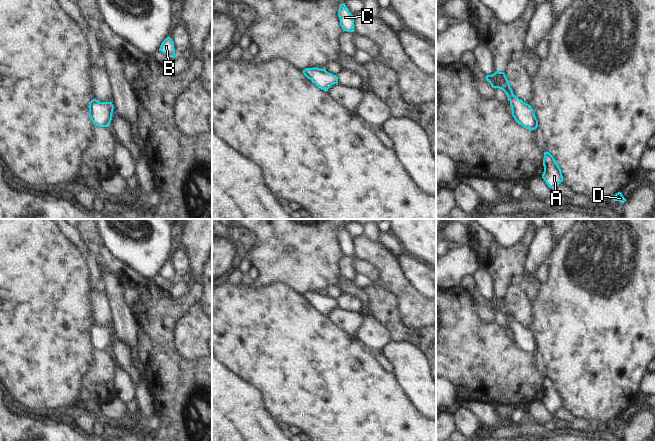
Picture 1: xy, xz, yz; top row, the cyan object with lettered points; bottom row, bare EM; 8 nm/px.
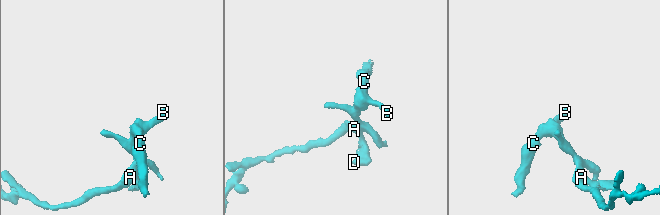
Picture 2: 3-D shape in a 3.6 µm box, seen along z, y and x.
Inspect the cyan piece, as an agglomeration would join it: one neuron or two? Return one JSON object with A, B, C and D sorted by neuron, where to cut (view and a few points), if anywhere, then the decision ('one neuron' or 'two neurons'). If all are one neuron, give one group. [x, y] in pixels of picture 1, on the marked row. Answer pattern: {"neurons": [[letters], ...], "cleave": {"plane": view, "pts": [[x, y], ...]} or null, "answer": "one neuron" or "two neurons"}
{"neurons": [["A", "B", "C", "D"]], "cleave": null, "answer": "one neuron"}

